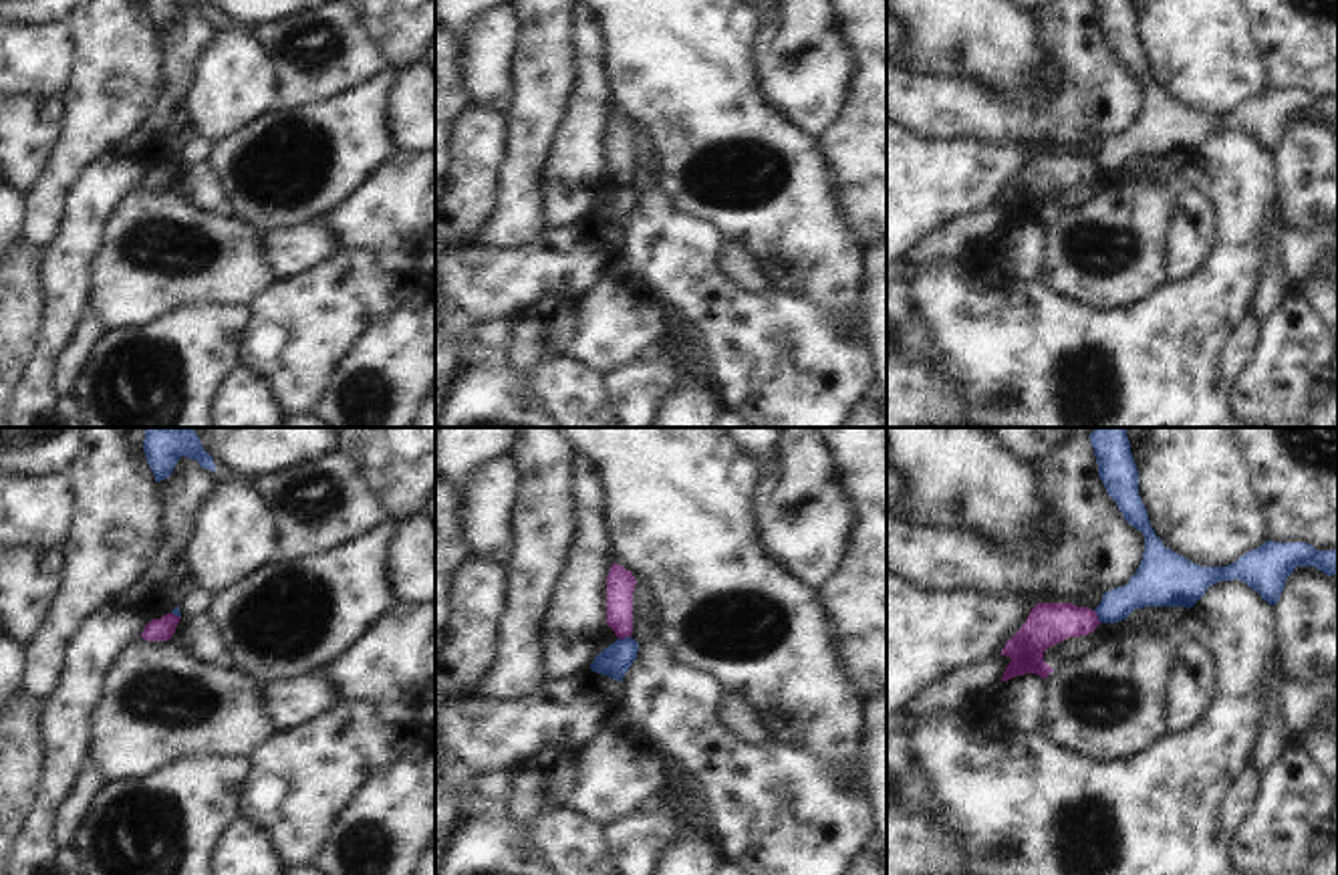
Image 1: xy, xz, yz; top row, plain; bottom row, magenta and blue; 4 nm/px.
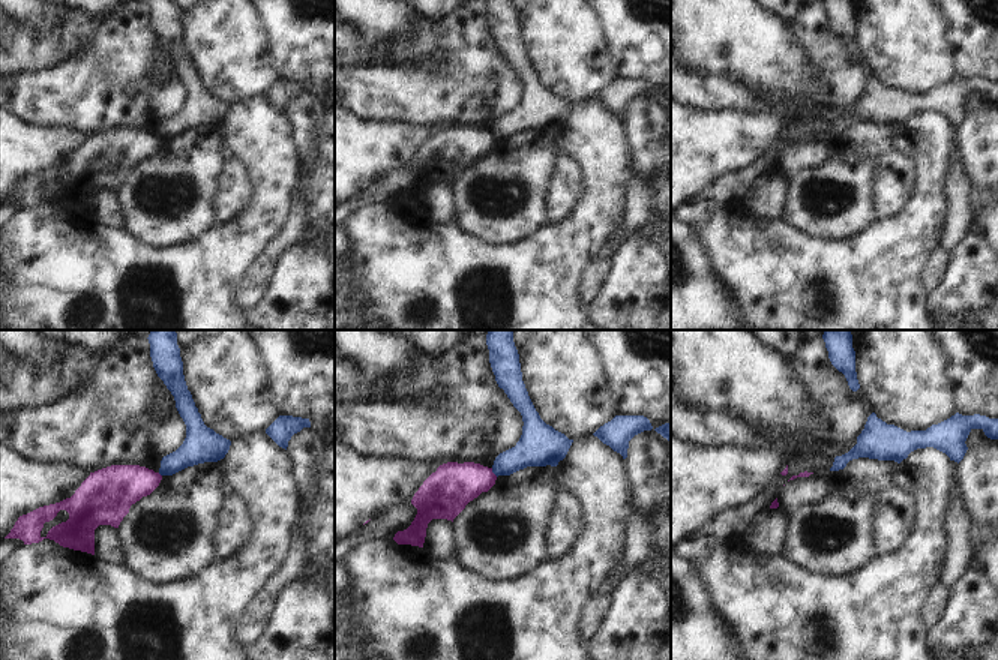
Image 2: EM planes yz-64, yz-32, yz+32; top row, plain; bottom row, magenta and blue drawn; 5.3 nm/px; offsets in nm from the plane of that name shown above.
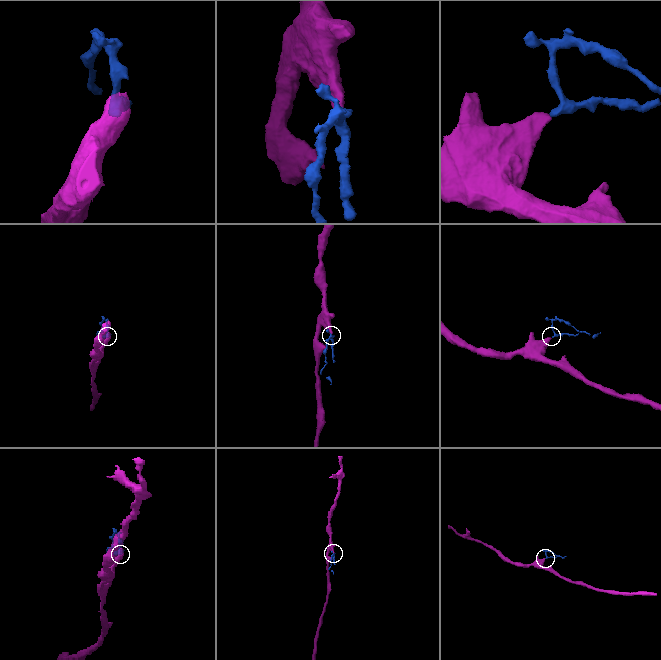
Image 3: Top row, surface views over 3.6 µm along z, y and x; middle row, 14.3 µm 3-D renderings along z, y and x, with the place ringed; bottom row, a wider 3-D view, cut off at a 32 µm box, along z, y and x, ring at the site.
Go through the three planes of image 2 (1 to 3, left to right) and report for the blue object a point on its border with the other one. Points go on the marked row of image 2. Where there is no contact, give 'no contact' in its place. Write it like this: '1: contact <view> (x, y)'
1: contact yz-64 (159, 474)
2: contact yz-32 (492, 473)
3: no contact

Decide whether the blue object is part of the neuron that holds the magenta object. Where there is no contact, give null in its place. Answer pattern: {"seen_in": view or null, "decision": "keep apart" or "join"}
{"seen_in": "yz", "decision": "keep apart"}

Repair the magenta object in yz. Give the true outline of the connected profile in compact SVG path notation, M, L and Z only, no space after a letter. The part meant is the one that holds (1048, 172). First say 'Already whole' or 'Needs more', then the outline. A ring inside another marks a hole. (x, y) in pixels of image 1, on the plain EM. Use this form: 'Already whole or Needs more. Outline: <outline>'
Already whole. Outline: M1038 151L999 202L1012 208L1001 230L1024 222L1038 222L1046 228L1054 218L1044 210L1044 200L1068 185L1088 183L1098 173L1096 159L1088 155Z

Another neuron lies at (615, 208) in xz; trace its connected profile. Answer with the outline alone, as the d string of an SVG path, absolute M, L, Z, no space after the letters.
M633 185L617 188L594 206L590 218L623 230L625 222L637 208L637 200L639 192Z

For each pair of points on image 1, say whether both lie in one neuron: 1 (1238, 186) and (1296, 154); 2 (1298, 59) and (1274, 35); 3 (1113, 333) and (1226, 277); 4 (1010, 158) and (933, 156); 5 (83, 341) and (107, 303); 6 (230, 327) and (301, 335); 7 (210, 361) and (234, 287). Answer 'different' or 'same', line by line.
1: different
2: same
3: same
4: same
5: different
6: different
7: different

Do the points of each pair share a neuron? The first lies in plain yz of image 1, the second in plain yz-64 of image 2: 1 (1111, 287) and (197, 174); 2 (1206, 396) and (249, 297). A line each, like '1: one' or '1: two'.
1: one
2: two

